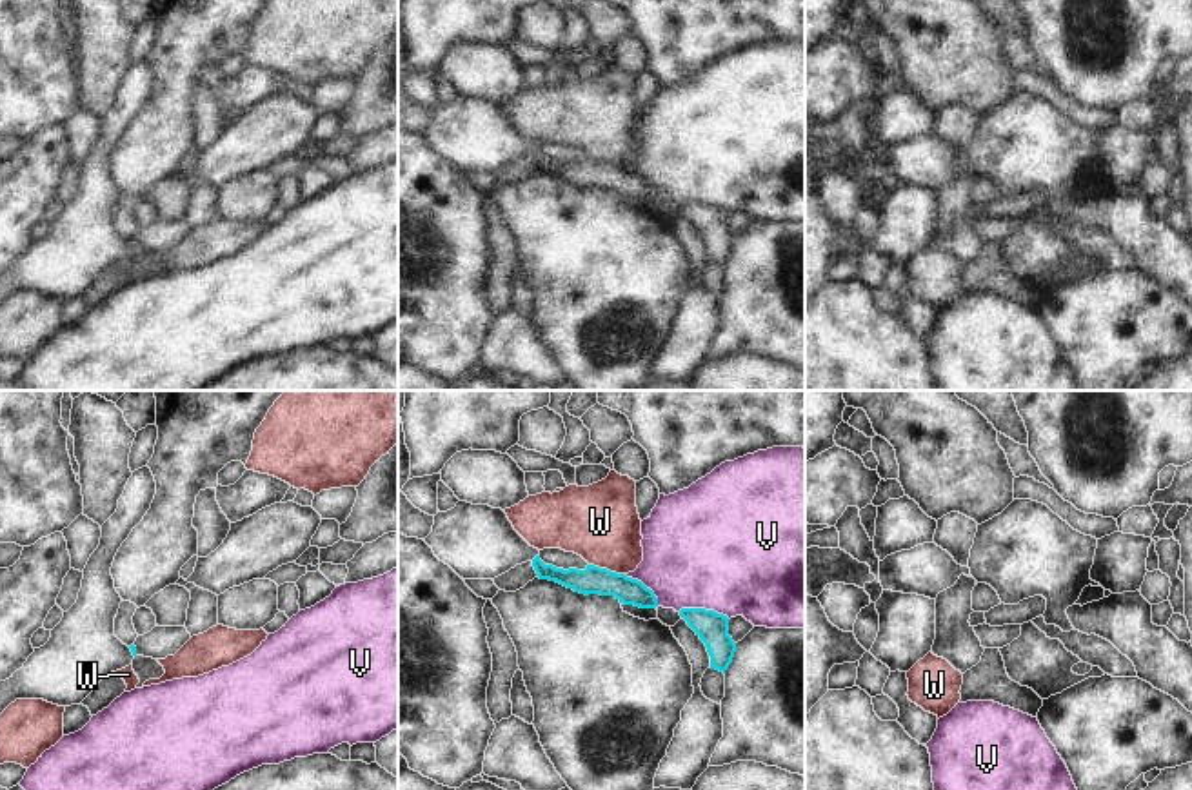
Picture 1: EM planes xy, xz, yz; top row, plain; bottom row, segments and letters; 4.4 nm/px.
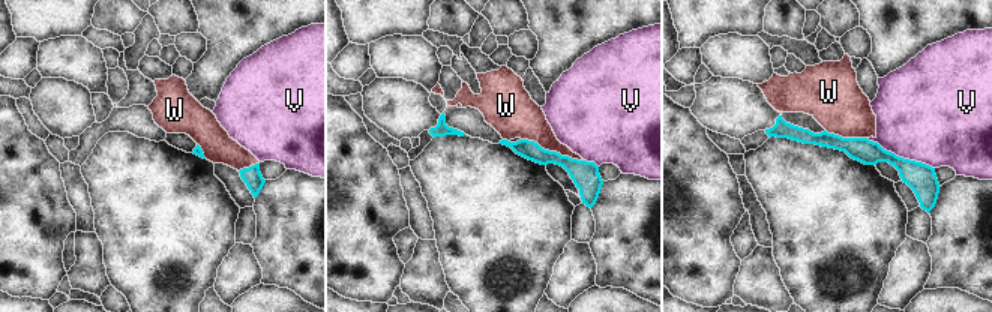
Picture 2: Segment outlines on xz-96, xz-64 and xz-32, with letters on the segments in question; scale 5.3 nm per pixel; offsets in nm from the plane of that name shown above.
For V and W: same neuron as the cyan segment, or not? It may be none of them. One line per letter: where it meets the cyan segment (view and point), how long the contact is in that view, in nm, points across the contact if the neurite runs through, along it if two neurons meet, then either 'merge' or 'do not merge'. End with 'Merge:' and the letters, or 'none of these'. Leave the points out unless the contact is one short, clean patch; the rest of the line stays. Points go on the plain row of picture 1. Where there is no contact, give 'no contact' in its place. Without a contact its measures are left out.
V: meets cyan in xz at (704, 202); contact 240 nm long; do not merge
W: meets cyan in xz at (605, 162); contact 170 nm long; do not merge
Merge: none of these

